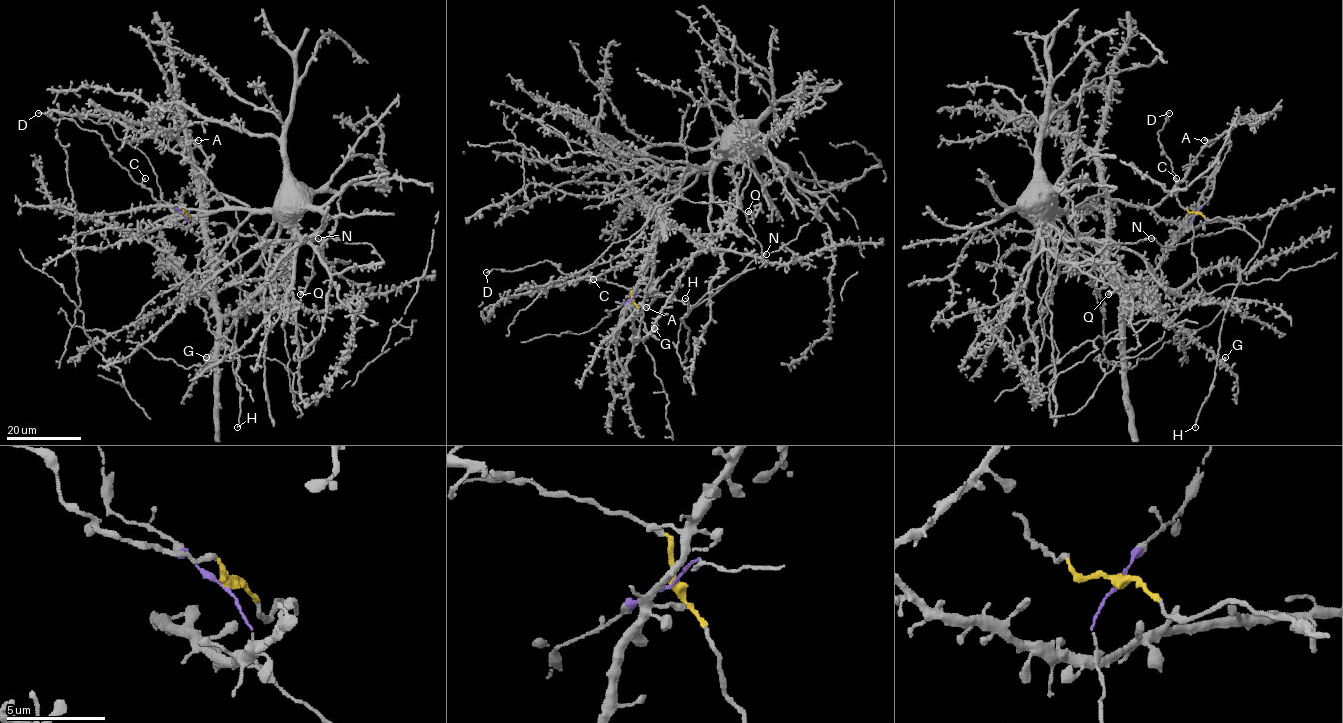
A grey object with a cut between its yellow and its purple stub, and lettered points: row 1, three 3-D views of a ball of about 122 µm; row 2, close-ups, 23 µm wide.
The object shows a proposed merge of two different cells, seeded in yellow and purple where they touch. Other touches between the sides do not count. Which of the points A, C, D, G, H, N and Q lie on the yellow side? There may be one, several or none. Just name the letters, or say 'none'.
C, D, H, N

